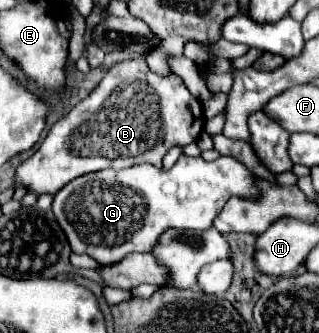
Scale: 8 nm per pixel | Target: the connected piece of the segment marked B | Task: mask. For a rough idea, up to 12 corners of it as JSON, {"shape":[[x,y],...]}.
{"shape":[[145,58],[105,72],[17,168],[35,194],[161,168],[201,102]]}

